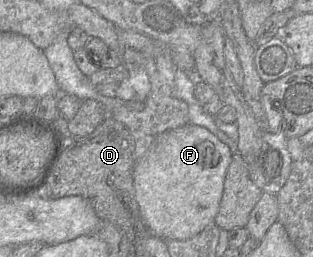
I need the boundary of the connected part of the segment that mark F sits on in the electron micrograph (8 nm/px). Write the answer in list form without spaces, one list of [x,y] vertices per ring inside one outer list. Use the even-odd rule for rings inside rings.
[[[187,124],[158,135],[133,171],[135,198],[149,231],[163,240],[186,240],[215,223],[233,155],[230,146],[199,125]]]

